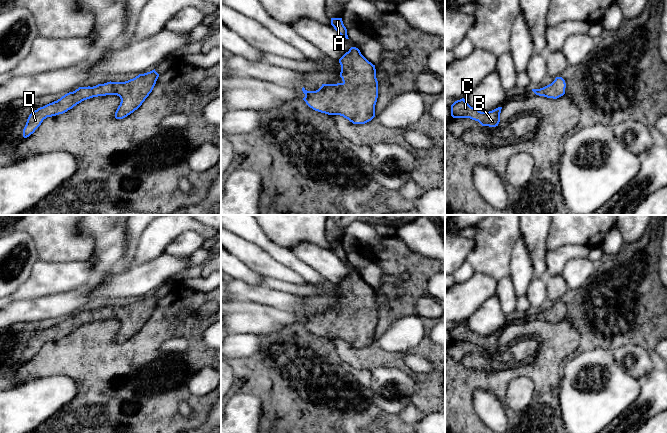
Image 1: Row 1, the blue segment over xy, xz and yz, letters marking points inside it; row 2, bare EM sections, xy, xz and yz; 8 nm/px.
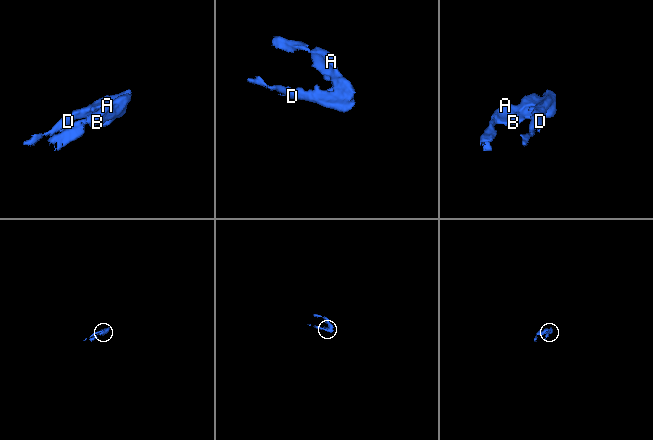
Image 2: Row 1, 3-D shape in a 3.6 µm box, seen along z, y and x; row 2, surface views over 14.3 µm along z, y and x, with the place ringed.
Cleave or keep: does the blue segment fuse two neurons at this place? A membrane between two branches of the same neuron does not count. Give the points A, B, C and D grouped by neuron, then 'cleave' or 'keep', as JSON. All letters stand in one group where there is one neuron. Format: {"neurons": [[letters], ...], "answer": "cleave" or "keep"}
{"neurons": [["A", "B", "C", "D"]], "answer": "keep"}

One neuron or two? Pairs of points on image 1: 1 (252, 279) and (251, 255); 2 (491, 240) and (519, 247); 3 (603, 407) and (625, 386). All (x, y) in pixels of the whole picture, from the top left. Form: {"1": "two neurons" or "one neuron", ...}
{"1": "two neurons", "2": "two neurons", "3": "one neuron"}

